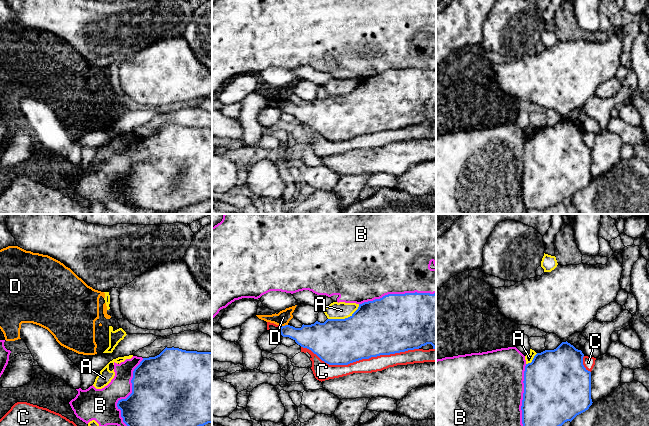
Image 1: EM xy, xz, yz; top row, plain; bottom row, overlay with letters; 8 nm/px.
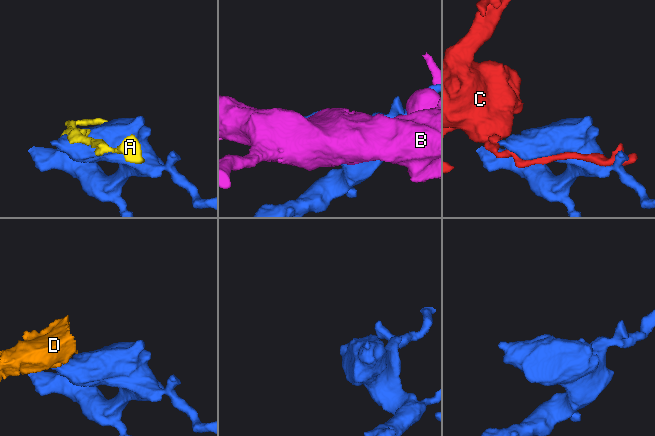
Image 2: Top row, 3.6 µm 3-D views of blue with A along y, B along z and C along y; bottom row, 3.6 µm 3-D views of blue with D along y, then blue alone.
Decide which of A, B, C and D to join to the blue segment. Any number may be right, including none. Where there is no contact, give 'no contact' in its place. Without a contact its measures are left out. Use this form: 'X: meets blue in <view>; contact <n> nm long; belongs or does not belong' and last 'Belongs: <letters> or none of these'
A: meets blue in xz; contact 280 nm long; does not belong
B: meets blue in xz; contact 600 nm long; does not belong
C: meets blue in xz; contact 950 nm long; does not belong
D: meets blue in xz; contact 60 nm long; does not belong
Belongs: none of these

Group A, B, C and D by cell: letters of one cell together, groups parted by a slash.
A / B / C / D

